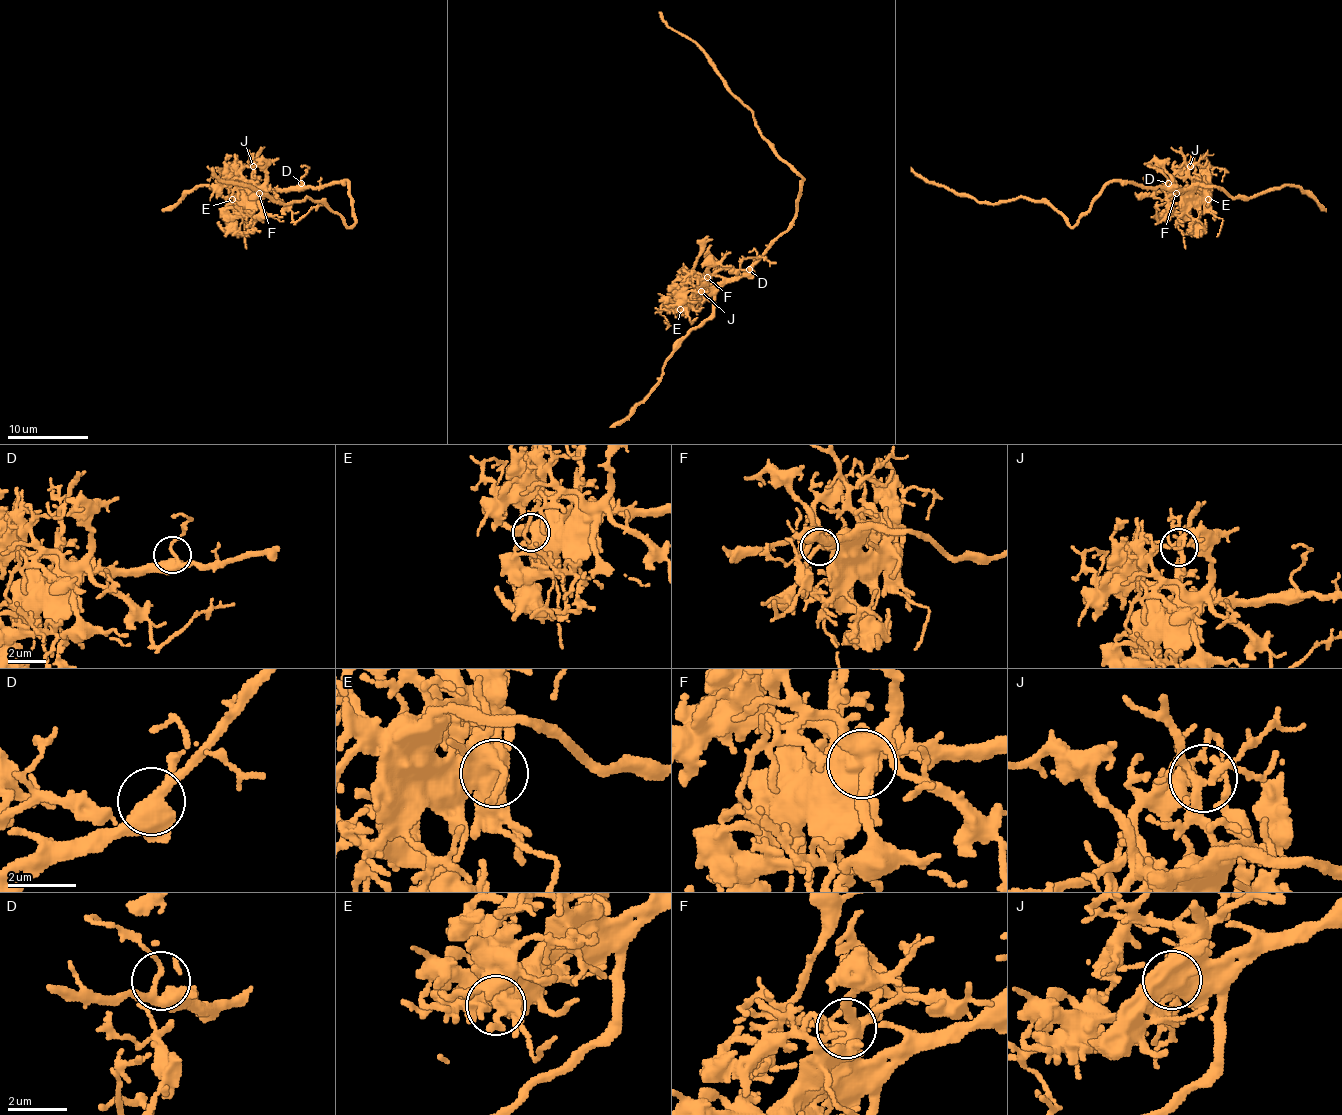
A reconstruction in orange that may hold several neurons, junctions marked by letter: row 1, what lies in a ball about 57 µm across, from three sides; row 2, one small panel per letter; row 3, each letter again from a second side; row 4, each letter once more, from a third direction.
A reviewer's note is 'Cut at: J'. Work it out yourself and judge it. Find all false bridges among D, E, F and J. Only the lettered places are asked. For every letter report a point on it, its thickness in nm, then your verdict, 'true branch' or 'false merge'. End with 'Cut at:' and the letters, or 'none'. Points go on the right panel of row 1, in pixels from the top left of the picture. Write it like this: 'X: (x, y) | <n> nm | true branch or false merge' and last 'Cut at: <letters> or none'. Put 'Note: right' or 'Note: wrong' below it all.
D: (1168, 183) | 200 nm | true branch
E: (1208, 199) | 600 nm | true branch
F: (1176, 193) | 420 nm | true branch
J: (1190, 166) | 220 nm | true branch
Cut at: none
Note: wrong

